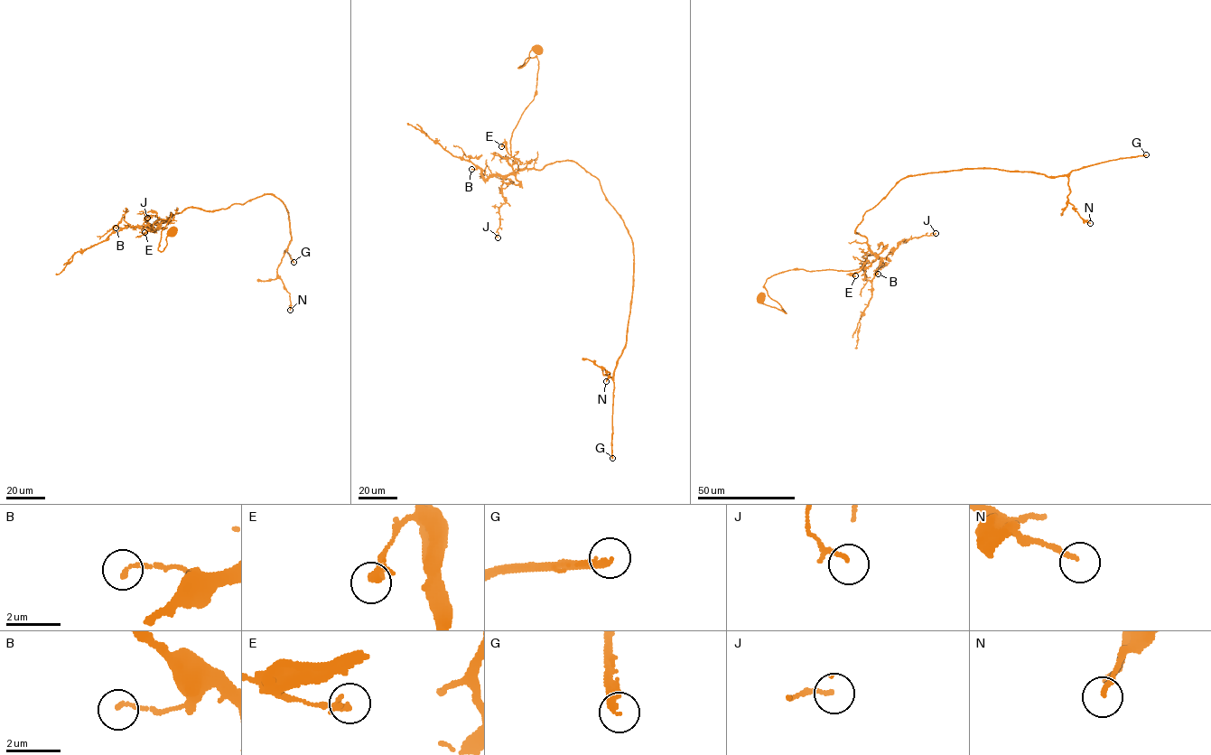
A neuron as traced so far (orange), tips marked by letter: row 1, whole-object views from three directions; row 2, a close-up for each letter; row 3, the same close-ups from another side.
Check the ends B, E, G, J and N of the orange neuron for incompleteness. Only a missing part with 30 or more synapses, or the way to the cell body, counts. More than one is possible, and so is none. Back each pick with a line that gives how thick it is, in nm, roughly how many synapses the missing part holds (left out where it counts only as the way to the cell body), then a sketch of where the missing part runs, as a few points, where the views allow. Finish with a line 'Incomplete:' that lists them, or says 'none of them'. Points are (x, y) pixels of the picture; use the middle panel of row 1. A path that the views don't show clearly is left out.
G: 280 nm | 110 syn
Incomplete: G

